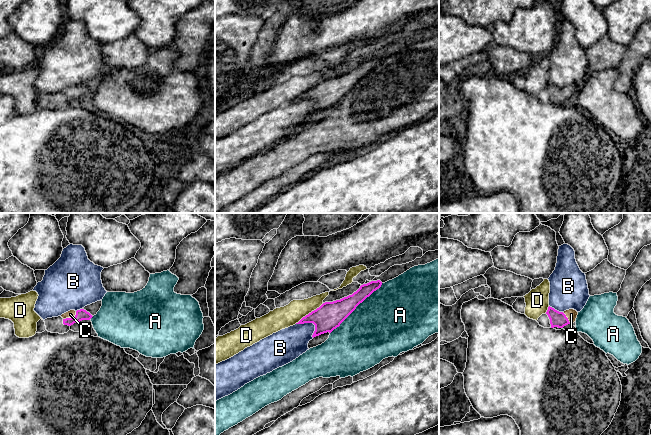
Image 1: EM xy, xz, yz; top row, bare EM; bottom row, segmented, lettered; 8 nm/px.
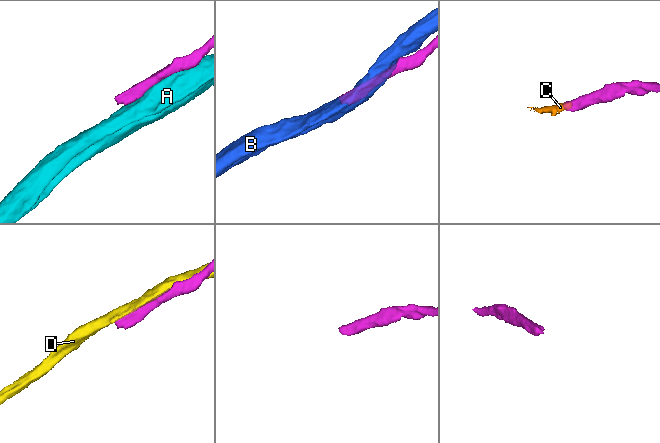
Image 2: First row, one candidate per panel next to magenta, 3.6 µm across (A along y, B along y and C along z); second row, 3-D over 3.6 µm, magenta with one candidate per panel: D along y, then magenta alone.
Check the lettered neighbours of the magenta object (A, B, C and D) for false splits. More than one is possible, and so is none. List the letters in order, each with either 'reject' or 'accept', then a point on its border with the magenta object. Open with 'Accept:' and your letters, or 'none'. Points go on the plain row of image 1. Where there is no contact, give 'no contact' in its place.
Accept: C
A: reject | xz (356, 82)
B: reject | xz (311, 98)
C: accept | xy (71, 94)
D: reject | xz (309, 89)

